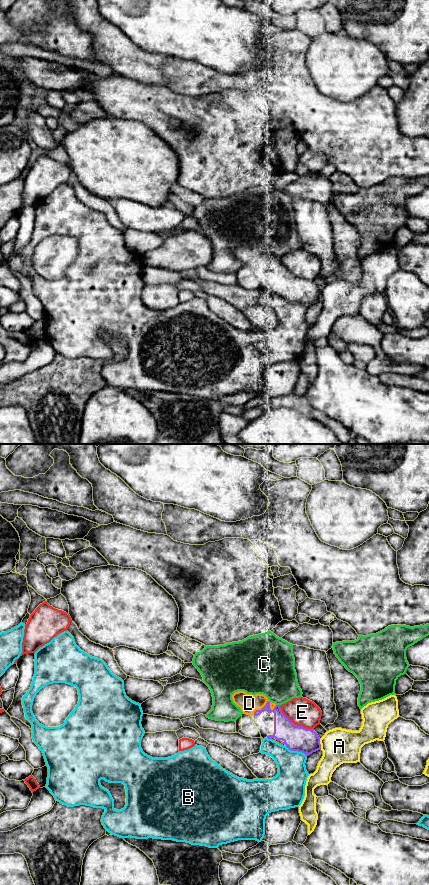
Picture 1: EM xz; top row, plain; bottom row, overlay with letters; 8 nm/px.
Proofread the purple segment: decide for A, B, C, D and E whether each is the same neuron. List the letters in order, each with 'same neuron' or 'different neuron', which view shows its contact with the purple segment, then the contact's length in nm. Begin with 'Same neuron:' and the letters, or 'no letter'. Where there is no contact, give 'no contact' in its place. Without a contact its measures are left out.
Same neuron: D
A: different neuron | xz | 90 nm
B: different neuron | xz | 190 nm
C: different neuron | xz | 30 nm
D: same neuron | xz | 200 nm
E: different neuron | xz | 340 nm

